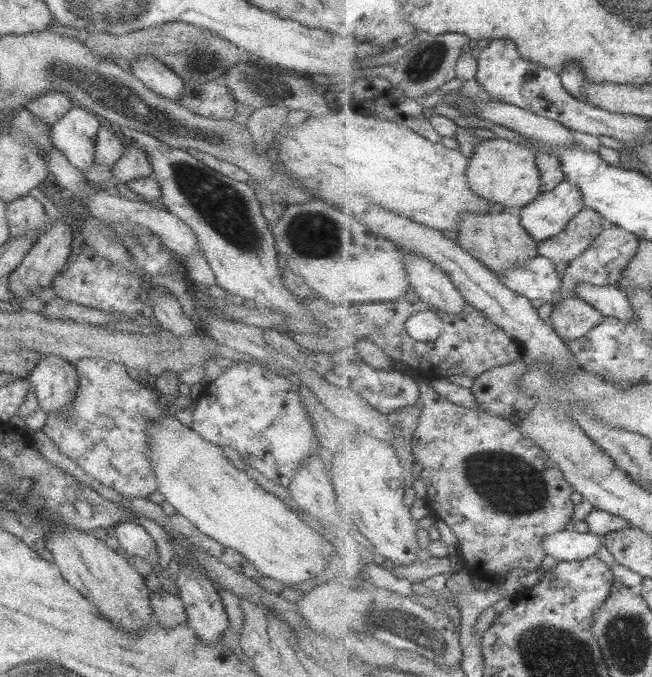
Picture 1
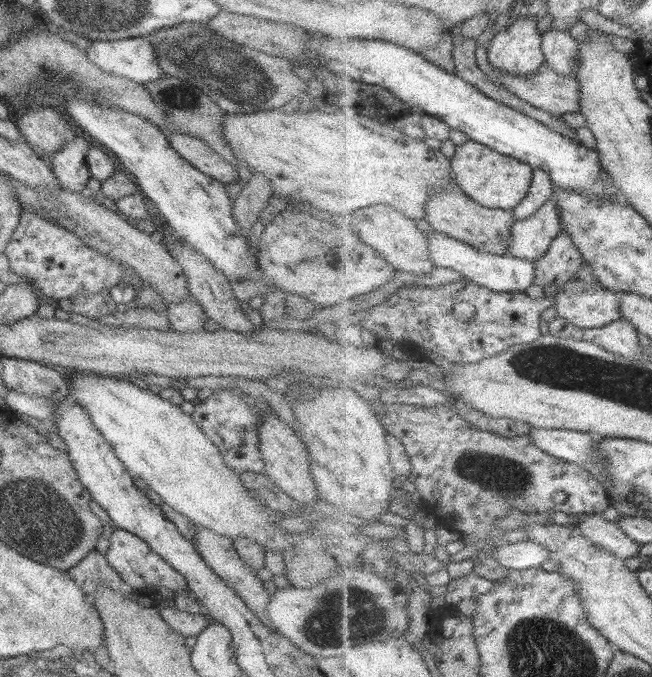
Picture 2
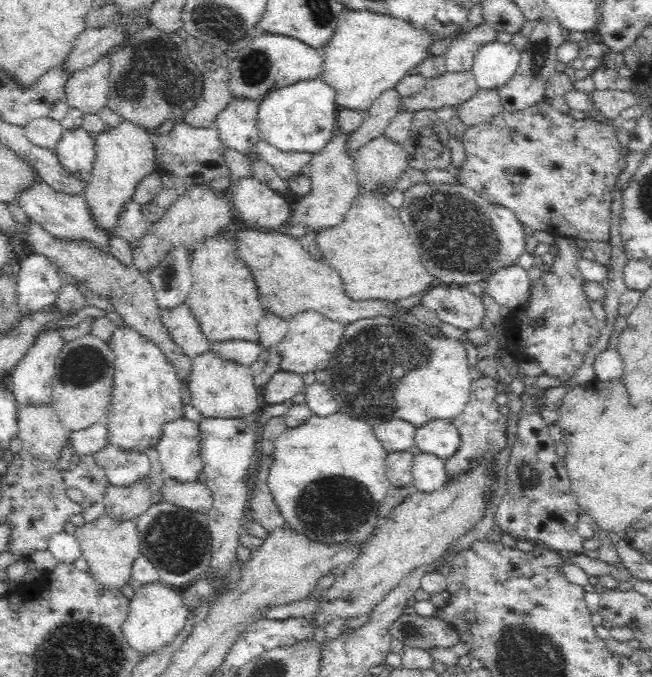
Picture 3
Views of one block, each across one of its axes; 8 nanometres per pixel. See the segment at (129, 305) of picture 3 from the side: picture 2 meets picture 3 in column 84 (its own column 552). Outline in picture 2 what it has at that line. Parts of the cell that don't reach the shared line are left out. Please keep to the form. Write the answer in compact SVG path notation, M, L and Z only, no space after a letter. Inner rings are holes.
M562 231L552 242L548 253L534 263L536 271L532 292L538 293L541 288L555 286L559 289L565 283L574 280L585 260L570 234Z

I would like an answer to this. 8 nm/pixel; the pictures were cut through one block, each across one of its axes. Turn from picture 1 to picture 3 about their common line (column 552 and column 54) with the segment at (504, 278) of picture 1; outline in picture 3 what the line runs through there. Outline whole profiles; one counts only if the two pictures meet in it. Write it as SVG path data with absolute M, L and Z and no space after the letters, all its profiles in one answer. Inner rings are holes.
M31 251L20 261L16 282L18 305L26 313L55 305L63 286L56 262Z

